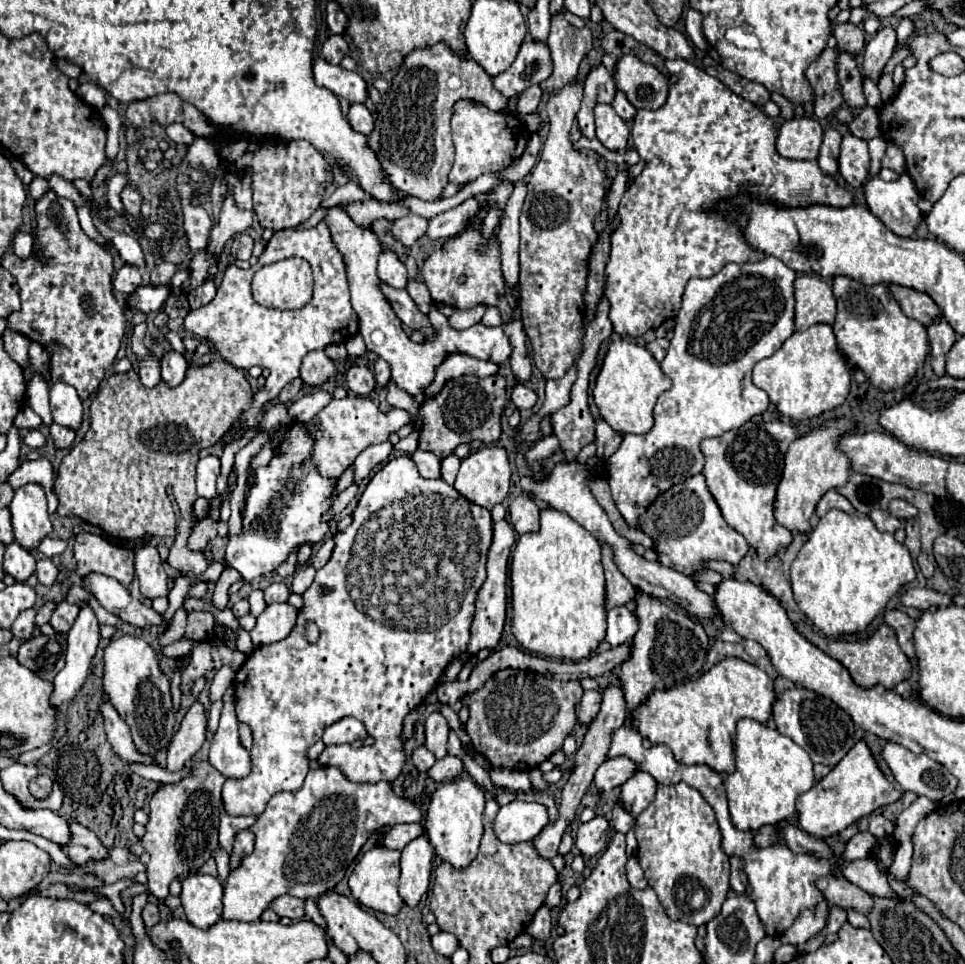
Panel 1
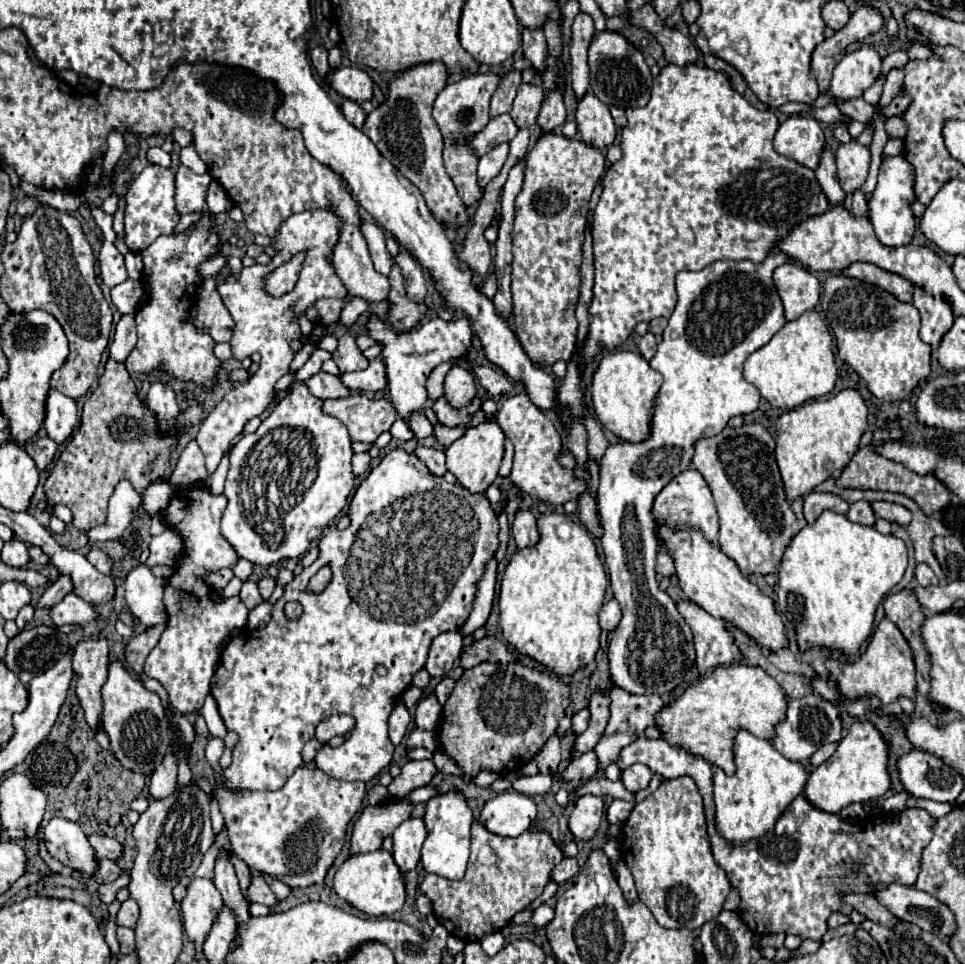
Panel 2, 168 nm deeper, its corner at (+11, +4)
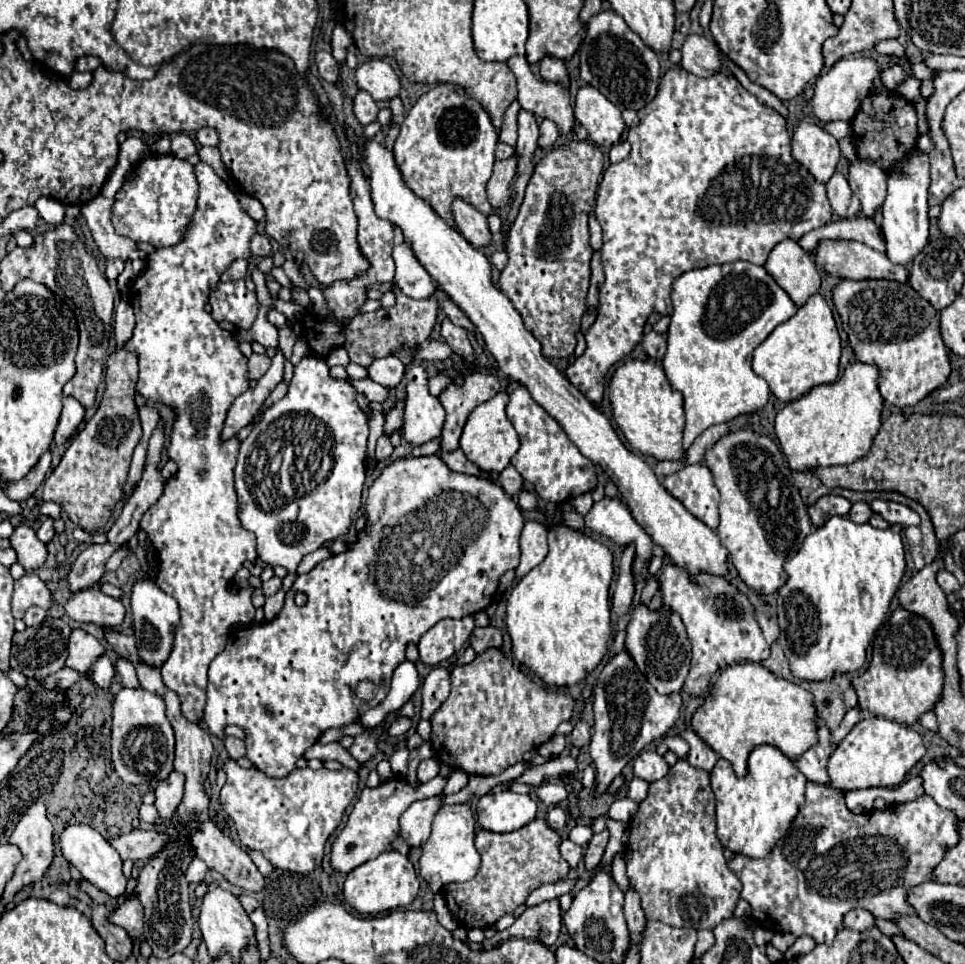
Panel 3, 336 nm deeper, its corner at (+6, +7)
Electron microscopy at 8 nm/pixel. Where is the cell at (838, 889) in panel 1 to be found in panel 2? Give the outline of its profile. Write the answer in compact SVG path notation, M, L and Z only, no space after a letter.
M845 893L845 895L841 895L841 899L849 907L853 907L855 911L859 911L861 915L865 915L867 919L871 919L875 923L881 923L881 925L887 925L887 927L891 927L891 925L897 923L897 919L893 917L893 913L887 907L883 907L873 895L865 895L865 893Z

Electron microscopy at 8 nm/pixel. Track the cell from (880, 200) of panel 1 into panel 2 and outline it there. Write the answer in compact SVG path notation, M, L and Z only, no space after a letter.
M903 155L885 159L879 171L879 181L871 197L867 199L867 217L875 227L875 233L883 245L899 247L907 245L915 231L915 217L911 211L911 203L915 201L913 193L913 167L907 163Z

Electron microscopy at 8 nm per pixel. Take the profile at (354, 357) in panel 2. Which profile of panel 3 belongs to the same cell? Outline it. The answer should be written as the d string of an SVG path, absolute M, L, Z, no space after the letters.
M394 286L392 292L396 294L396 306L392 308L380 308L376 312L368 314L358 314L352 318L352 322L346 328L346 352L352 362L368 368L376 358L390 356L402 348L416 348L418 344L426 342L434 324L436 324L436 314L438 314L438 302L434 298L426 300L414 300L404 294Z

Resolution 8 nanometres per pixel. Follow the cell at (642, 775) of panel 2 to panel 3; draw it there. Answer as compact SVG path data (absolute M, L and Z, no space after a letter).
M642 750L634 762L634 774L646 782L656 782L668 774L670 766L656 750Z

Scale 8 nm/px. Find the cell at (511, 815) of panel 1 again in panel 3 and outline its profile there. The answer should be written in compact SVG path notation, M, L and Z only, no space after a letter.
M510 790L498 794L486 794L478 800L476 818L484 830L512 832L536 818L538 802L532 796L516 794Z

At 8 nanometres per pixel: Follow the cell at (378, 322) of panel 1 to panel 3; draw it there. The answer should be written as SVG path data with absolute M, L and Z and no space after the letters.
M412 366L406 372L406 410L402 436L412 446L422 446L440 436L444 426L444 408L438 398L428 392L428 376L422 366Z

